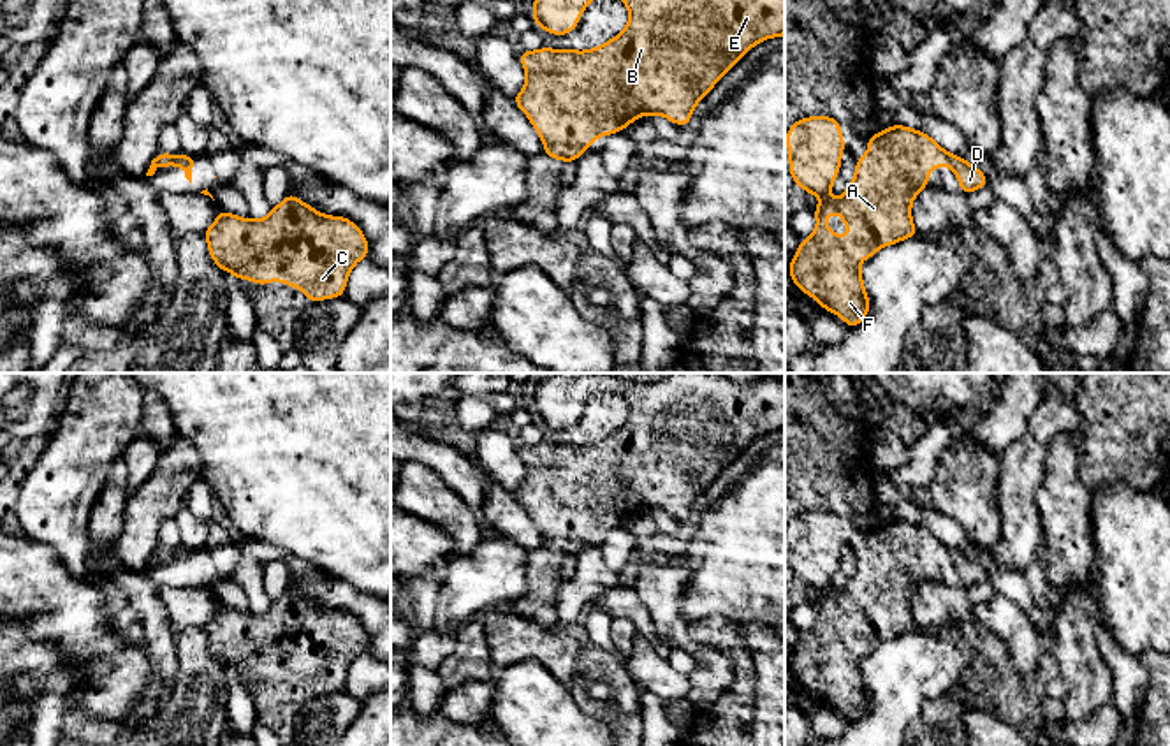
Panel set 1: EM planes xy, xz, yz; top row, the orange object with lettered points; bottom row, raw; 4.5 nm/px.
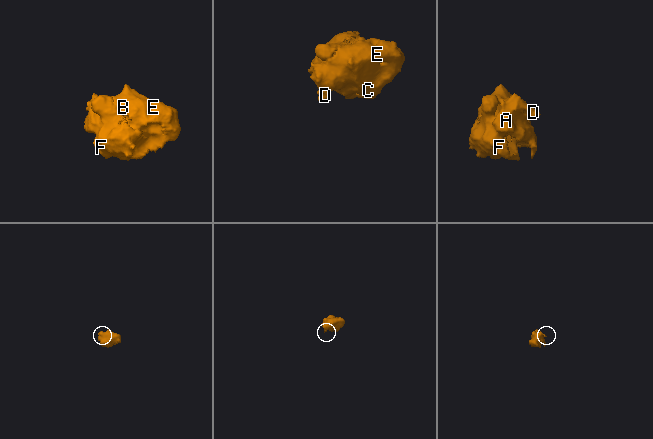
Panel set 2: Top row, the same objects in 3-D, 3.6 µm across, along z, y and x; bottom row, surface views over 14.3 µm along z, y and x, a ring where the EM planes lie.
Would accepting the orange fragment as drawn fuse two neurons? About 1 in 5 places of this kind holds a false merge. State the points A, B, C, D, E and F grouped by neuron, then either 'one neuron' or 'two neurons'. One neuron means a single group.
groups A B C D E F; one neuron

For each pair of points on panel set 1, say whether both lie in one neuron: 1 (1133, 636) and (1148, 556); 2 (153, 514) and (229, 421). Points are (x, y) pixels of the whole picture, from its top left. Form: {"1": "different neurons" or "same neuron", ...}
{"1": "same neuron", "2": "different neurons"}

